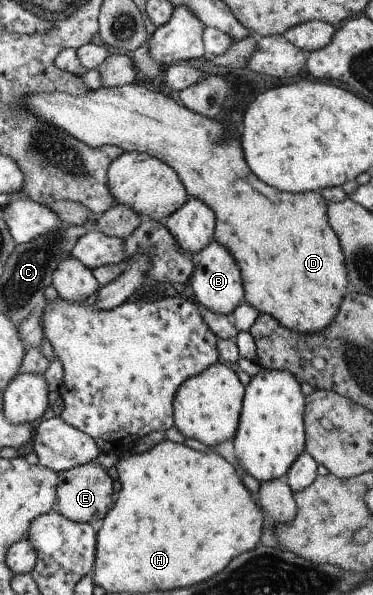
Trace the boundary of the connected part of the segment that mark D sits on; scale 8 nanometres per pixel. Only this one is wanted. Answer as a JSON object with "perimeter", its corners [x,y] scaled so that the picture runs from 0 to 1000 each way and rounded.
{"perimeter":[[[335,141],[300,148],[265,148],[220,156],[86,156],[64,166],[64,180],[145,210],[182,227],[236,242],[247,249],[265,245],[311,245],[335,255],[391,257],[418,267],[440,269],[480,294],[501,326],[547,338],[576,363],[576,397],[590,412],[611,415],[617,429],[633,435],[643,452],[657,508],[681,516],[694,528],[724,529],[756,550],[794,560],[858,560],[909,523],[917,503],[933,482],[933,455],[928,432],[912,412],[912,402],[890,392],[879,378],[877,350],[882,341],[853,321],[826,324],[761,324],[713,308],[702,308],[660,276],[641,234],[622,230],[601,240],[598,198],[558,200],[547,193],[520,190],[466,166],[391,150],[386,143]]]}

